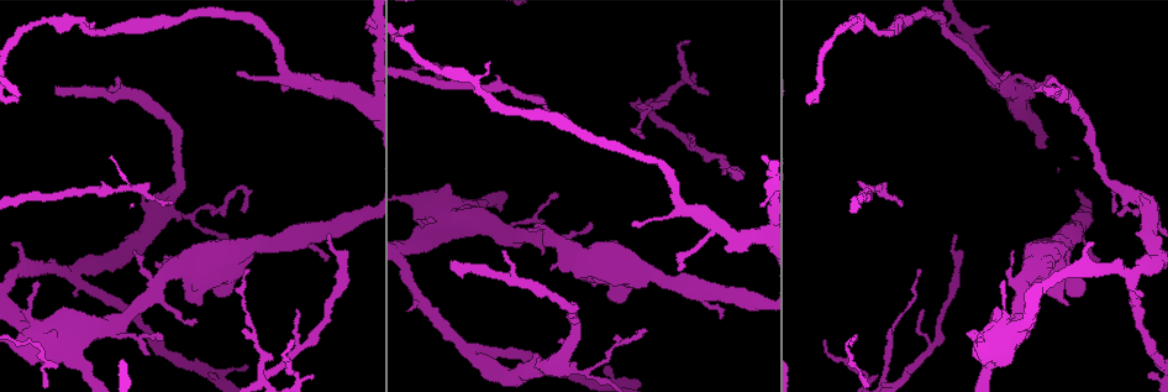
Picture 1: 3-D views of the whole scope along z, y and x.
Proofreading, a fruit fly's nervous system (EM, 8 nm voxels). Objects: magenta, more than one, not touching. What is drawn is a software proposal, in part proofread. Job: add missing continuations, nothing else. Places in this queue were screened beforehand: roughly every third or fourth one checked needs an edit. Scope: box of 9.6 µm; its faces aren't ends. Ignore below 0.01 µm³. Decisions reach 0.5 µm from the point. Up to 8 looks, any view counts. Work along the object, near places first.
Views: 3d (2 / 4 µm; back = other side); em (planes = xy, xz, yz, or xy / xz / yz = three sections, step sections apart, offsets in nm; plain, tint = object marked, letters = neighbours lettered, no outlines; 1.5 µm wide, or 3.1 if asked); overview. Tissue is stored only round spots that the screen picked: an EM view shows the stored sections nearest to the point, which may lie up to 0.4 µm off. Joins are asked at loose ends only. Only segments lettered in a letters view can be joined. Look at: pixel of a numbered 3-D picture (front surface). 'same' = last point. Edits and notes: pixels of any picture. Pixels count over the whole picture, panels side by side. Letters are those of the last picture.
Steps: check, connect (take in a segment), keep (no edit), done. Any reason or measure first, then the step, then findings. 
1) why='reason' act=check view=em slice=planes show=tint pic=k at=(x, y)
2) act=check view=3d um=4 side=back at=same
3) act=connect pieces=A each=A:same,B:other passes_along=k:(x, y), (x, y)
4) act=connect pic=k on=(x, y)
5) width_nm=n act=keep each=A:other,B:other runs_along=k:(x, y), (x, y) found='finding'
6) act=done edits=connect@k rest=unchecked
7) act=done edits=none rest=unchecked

why='an open end' act=check view=em slice=xy step=8 show=letters pic=1 at=(197, 303)

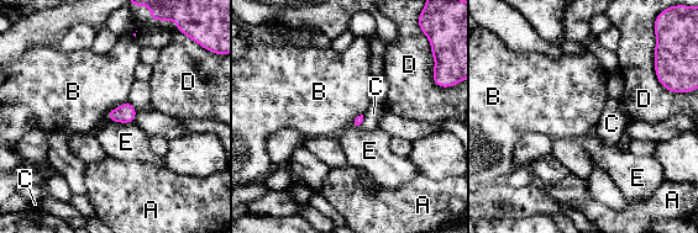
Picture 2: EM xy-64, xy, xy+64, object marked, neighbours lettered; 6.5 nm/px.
longest_contact=B:200nm act=keep each=A:other,B:other,C:other,D:other,E:other border=2:(108, 120), (132, 122) found='no lettered segment goes on from it'

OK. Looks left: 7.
why='long arm stops here' act=check view=em slice=yz step=8 show=letters pic=1 at=(917, 269)

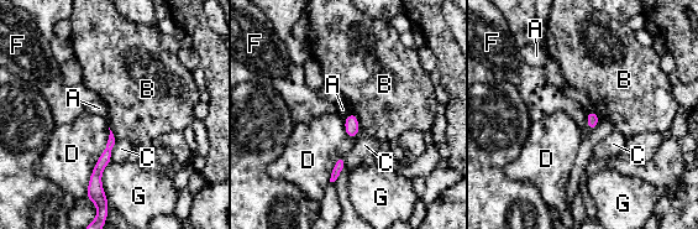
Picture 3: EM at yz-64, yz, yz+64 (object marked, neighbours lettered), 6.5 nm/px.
act=check view=em slice=planes show=letters at=same

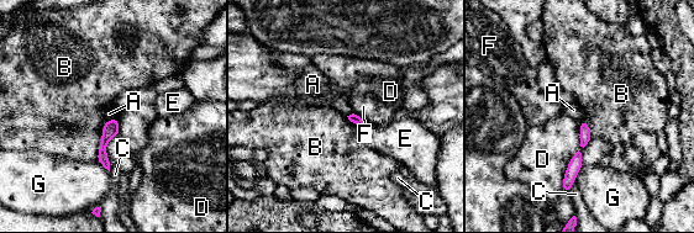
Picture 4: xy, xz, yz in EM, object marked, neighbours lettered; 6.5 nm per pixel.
act=keep each=A:other,B:other,C:other,D:other,E:other,F:other,G:other found='none of them fits'

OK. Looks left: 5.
why='end of a long branch' act=check view=3d um=2 pic=1 at=(903, 203)

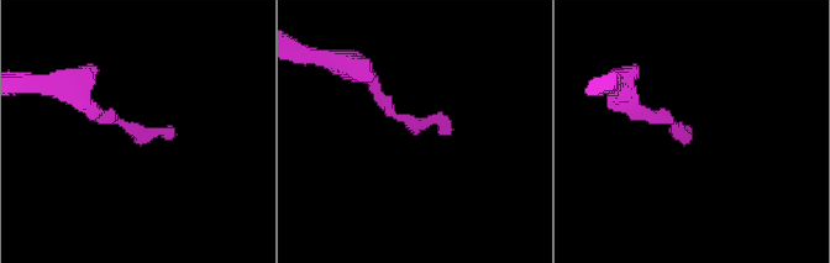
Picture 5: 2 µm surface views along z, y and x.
act=check view=em slice=planes show=letters pic=5 at=(447, 133)

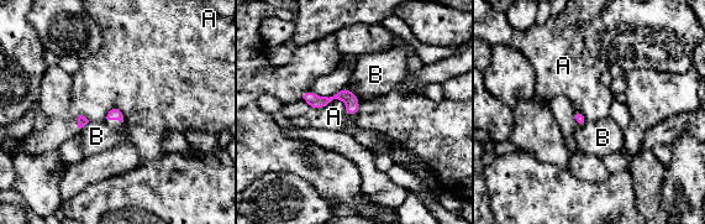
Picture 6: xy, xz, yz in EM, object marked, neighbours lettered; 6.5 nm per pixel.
act=keep each=A:other,B:other runs_along=6:(305, 95), (346, 97), (356, 107) found='no lettered segment goes on from it'

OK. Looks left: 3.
act=done edits=none rest=unchecked

